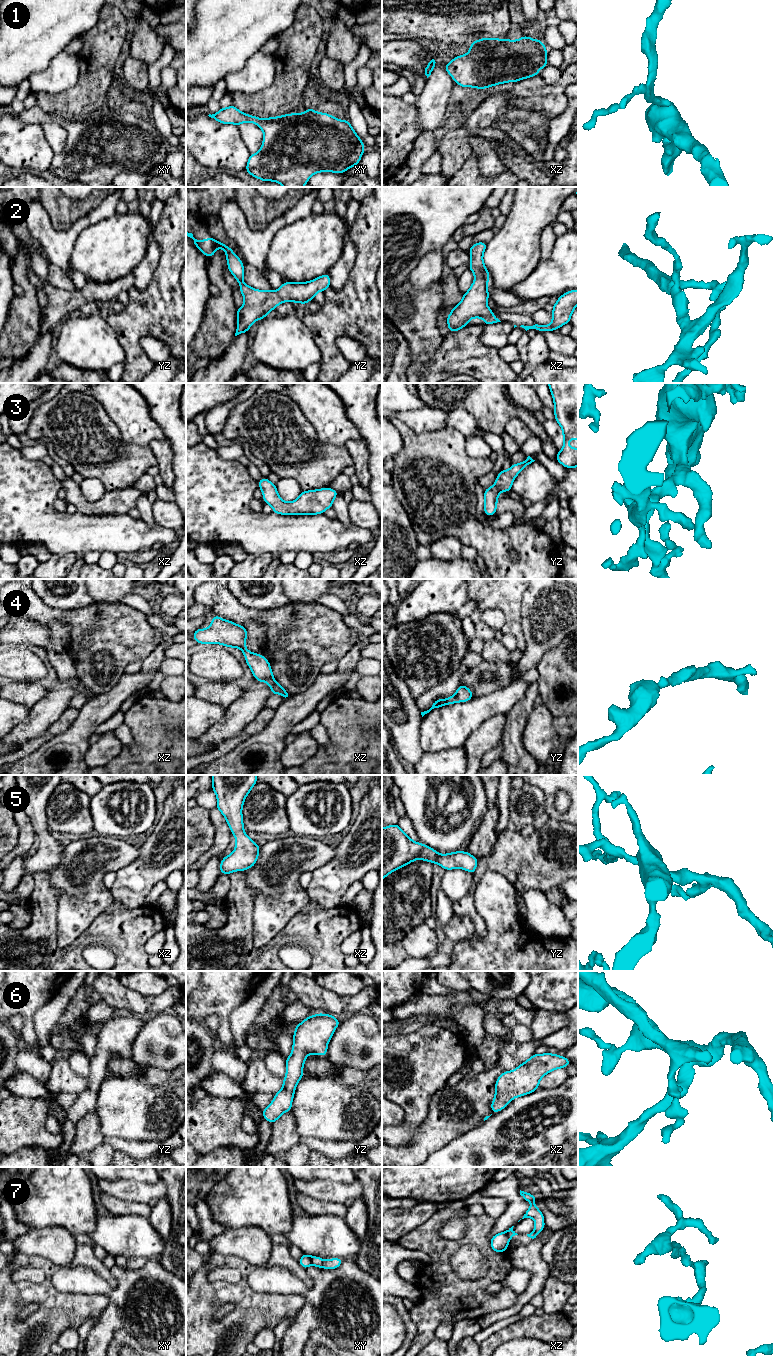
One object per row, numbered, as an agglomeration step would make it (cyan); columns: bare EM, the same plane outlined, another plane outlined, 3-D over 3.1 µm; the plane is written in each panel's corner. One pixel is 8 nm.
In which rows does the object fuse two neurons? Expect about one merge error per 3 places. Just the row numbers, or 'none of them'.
7

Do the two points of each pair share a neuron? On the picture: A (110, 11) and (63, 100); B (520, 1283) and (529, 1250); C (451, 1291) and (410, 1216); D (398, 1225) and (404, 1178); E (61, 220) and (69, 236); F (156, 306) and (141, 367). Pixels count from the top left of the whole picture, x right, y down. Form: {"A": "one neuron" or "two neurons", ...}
{"A": "one neuron", "B": "two neurons", "C": "two neurons", "D": "two neurons", "E": "two neurons", "F": "one neuron"}

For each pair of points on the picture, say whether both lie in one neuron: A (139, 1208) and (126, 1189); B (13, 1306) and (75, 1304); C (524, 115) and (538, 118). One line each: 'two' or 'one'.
A: two
B: one
C: one

